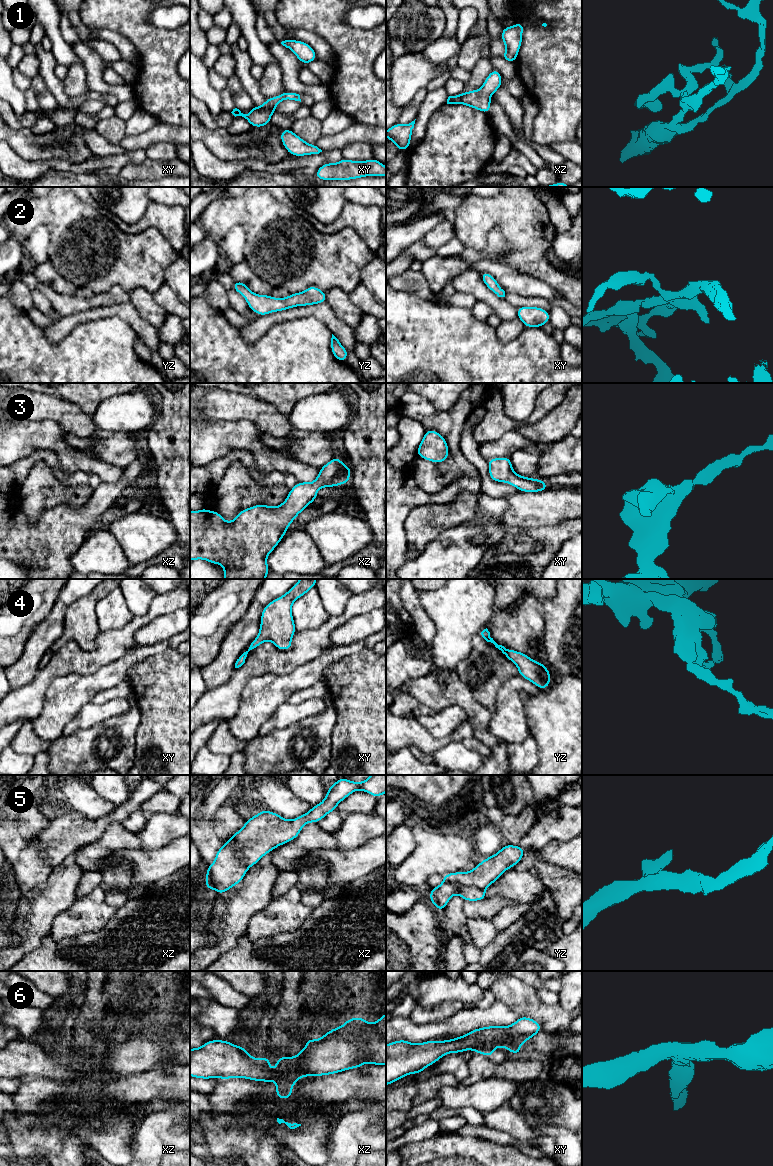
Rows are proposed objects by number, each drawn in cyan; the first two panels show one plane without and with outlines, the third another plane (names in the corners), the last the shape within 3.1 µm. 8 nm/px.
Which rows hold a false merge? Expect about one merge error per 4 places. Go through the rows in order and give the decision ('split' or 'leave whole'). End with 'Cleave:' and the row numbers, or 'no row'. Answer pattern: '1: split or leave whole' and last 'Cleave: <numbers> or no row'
1: leave whole
2: leave whole
3: leave whole
4: leave whole
5: split
6: split
Cleave: 5, 6

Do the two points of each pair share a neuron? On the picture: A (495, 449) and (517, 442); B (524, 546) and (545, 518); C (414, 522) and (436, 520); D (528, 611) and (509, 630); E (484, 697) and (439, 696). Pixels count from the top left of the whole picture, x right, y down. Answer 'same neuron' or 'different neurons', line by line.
A: same neuron
B: different neurons
C: same neuron
D: same neuron
E: different neurons

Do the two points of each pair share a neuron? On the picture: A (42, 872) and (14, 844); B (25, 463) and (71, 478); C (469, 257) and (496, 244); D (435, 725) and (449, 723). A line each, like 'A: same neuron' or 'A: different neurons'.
A: same neuron
B: same neuron
C: same neuron
D: same neuron

